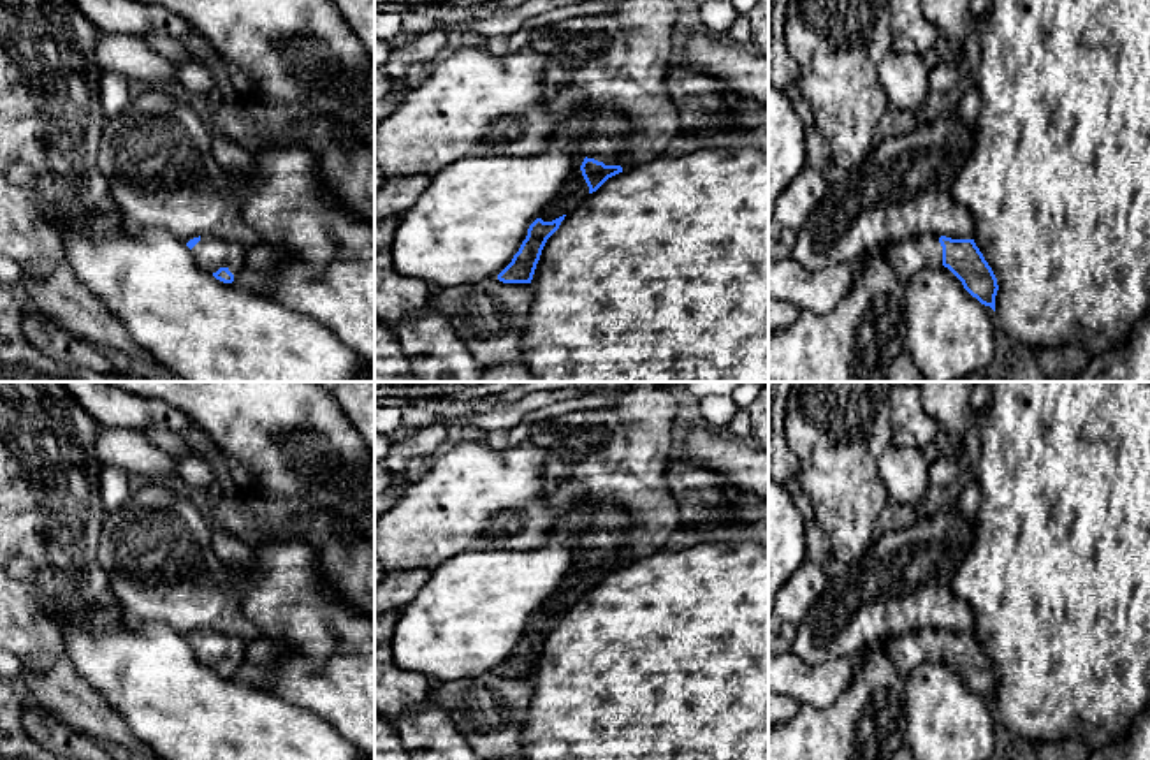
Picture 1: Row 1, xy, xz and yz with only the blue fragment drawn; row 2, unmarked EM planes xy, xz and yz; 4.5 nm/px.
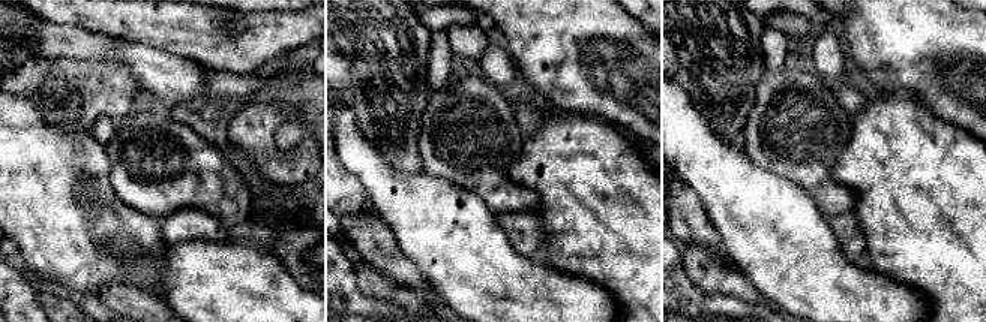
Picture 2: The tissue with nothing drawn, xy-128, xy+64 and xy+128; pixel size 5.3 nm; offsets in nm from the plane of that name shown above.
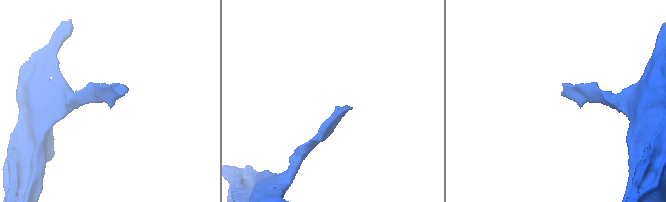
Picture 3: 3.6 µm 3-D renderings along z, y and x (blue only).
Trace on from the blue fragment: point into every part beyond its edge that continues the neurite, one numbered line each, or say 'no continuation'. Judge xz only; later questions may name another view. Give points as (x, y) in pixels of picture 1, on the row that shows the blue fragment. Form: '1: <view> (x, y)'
1: xz (602, 145)

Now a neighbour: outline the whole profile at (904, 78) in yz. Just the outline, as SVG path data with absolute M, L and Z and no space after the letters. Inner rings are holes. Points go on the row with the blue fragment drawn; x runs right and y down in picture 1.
M890 51L879 63L879 83L890 107L909 113L930 109L934 95L928 88L928 67L923 56Z

